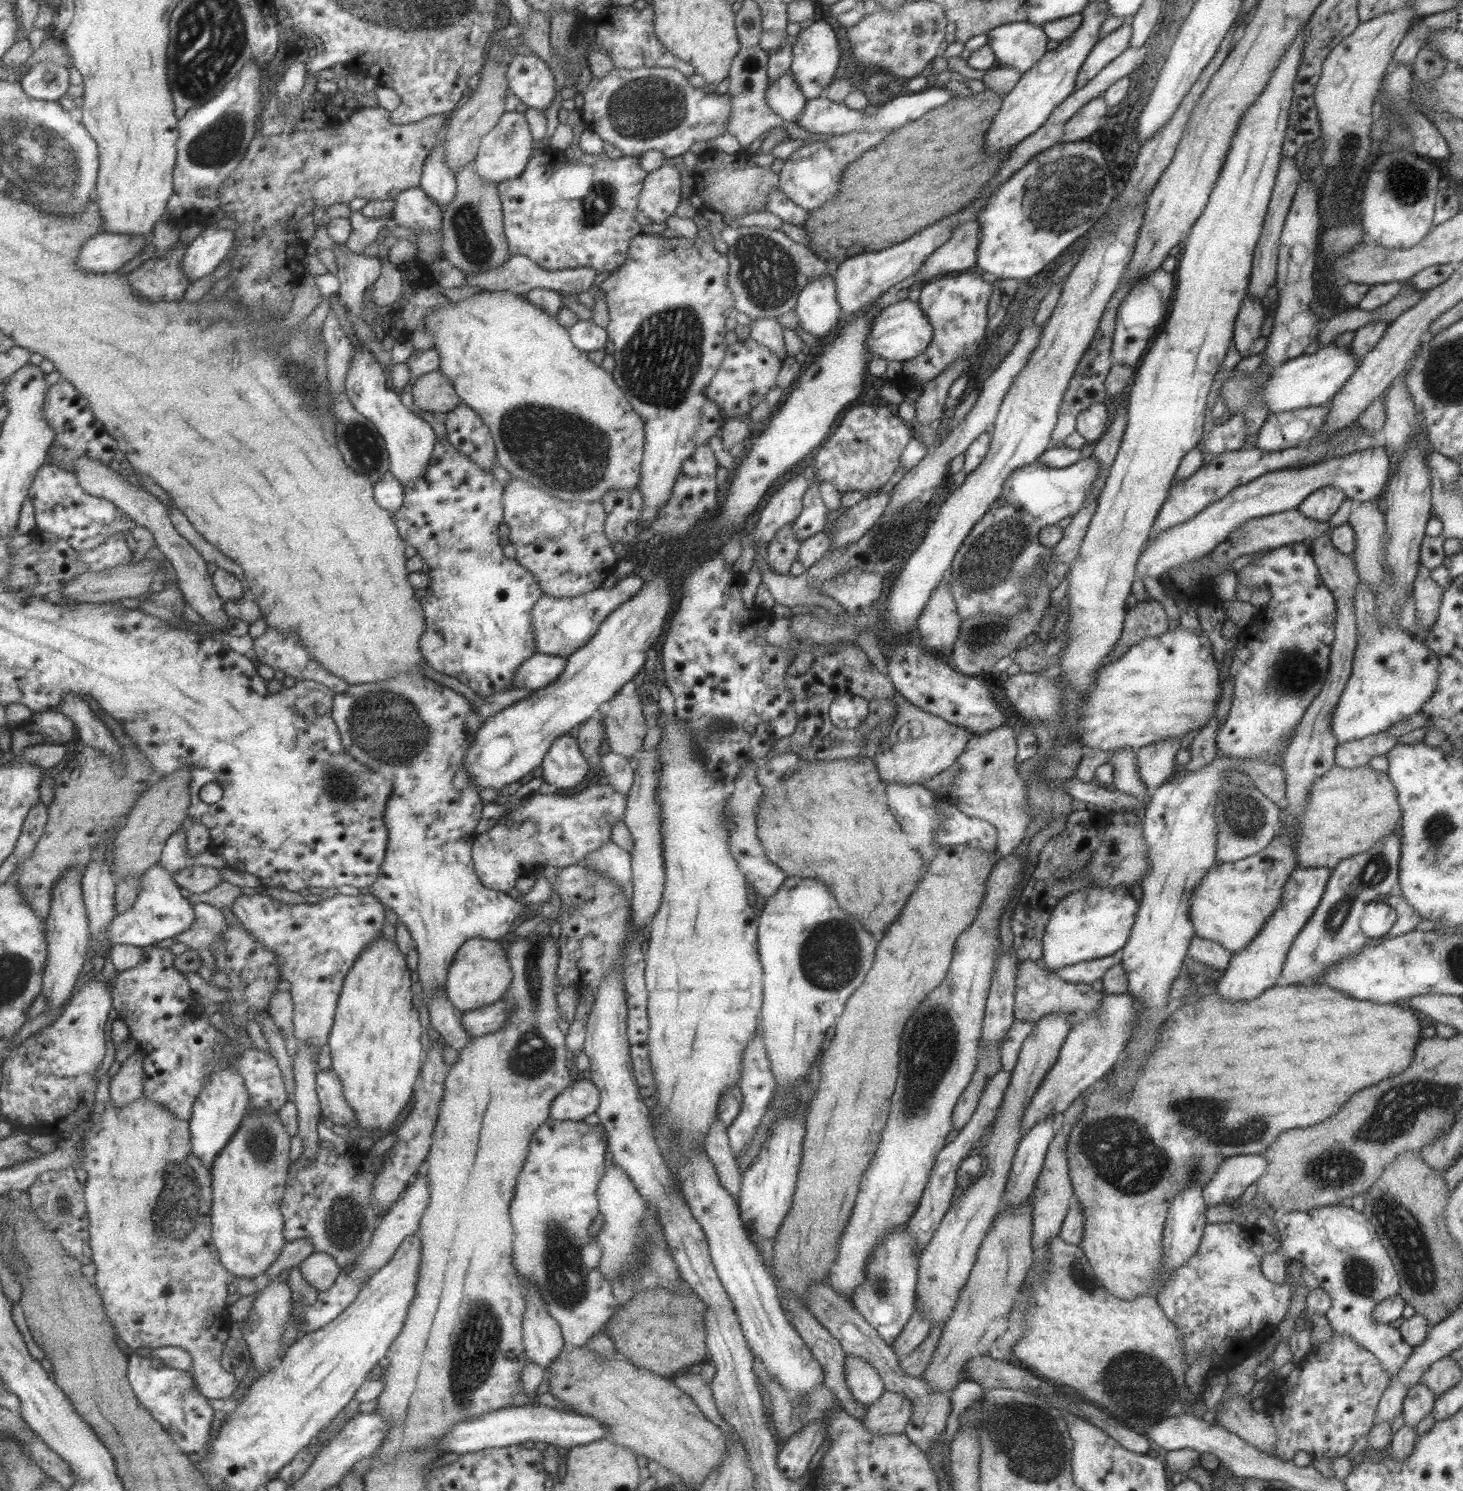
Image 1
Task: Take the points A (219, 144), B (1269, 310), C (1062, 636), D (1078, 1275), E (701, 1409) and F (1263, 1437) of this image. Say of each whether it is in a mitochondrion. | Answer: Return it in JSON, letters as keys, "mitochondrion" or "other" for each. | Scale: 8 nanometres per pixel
{"A":"mitochondrion","B":"other","C":"mitochondrion","D":"mitochondrion","E":"other","F":"other"}

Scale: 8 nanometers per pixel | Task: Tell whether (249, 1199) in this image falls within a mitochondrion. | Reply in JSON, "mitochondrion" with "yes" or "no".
{"mitochondrion":"no"}

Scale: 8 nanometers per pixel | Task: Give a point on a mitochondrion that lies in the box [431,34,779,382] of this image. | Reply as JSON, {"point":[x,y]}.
{"point":[650,107]}

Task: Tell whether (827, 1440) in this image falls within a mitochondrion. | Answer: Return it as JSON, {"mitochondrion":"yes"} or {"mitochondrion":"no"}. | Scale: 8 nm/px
{"mitochondrion":"no"}

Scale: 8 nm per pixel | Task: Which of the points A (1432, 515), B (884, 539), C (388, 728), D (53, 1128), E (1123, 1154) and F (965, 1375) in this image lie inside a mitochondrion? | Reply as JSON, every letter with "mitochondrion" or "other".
{"A":"other","B":"mitochondrion","C":"mitochondrion","D":"other","E":"mitochondrion","F":"other"}

